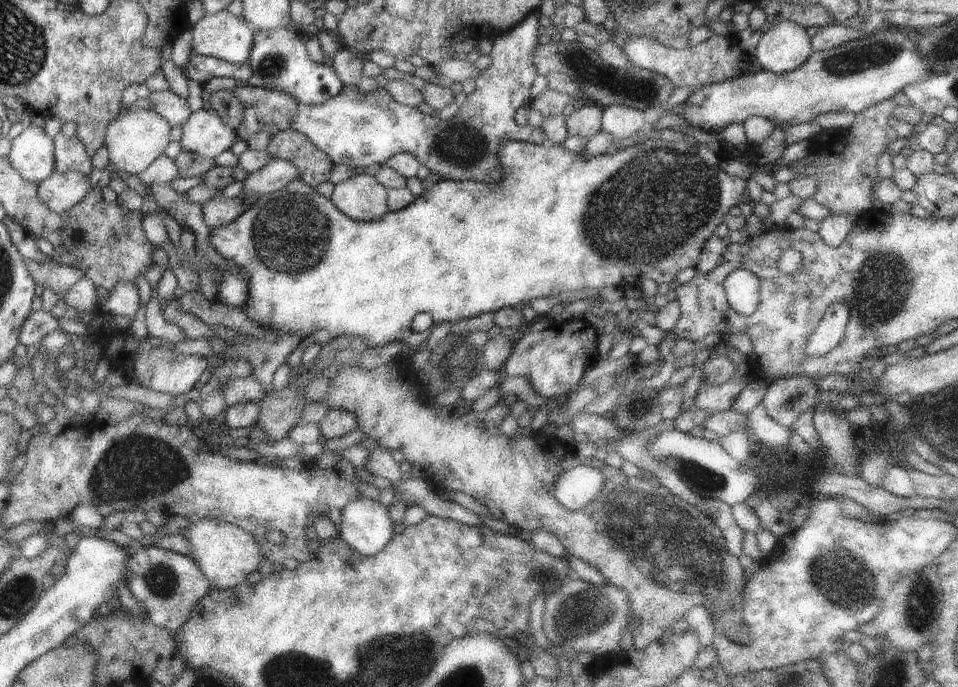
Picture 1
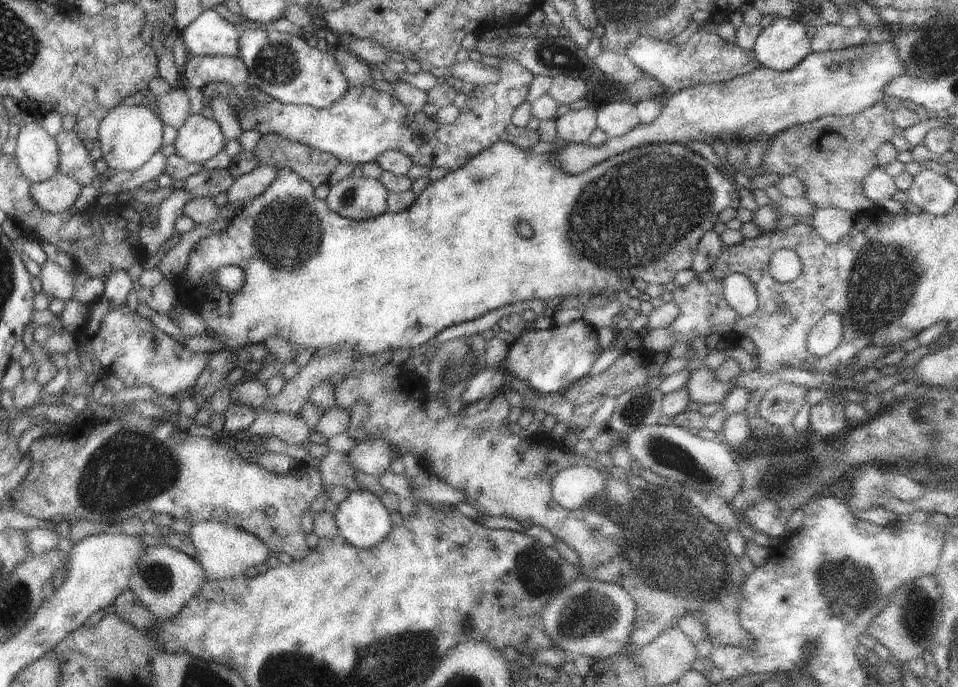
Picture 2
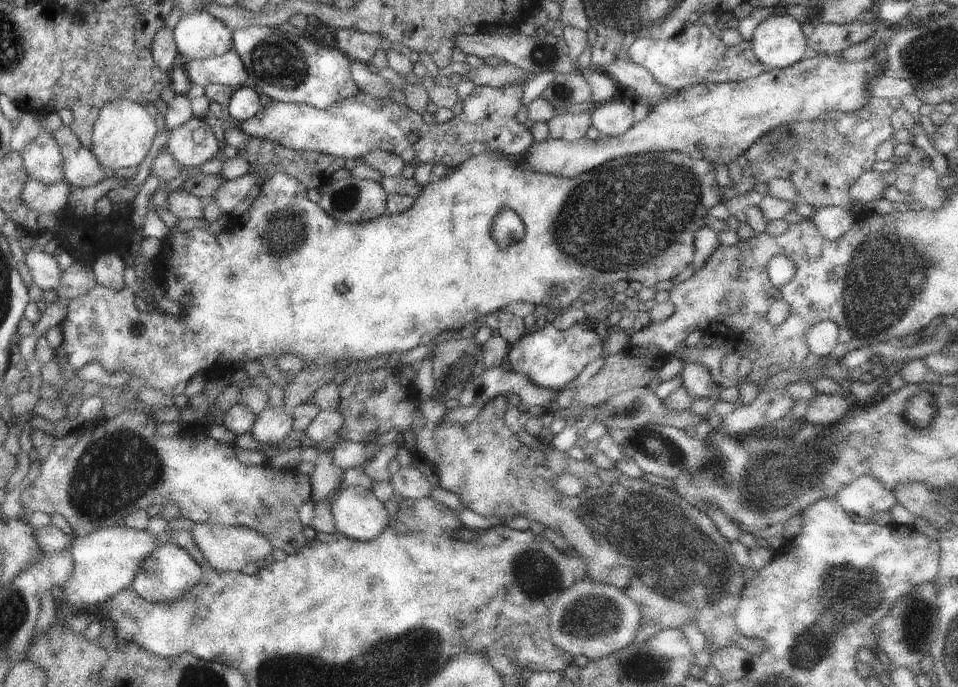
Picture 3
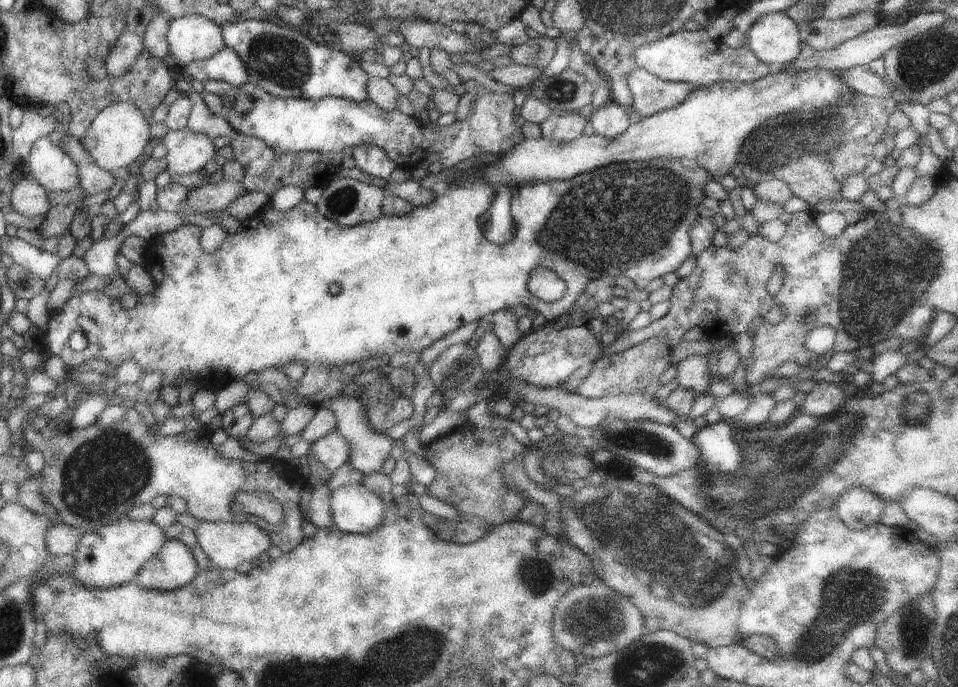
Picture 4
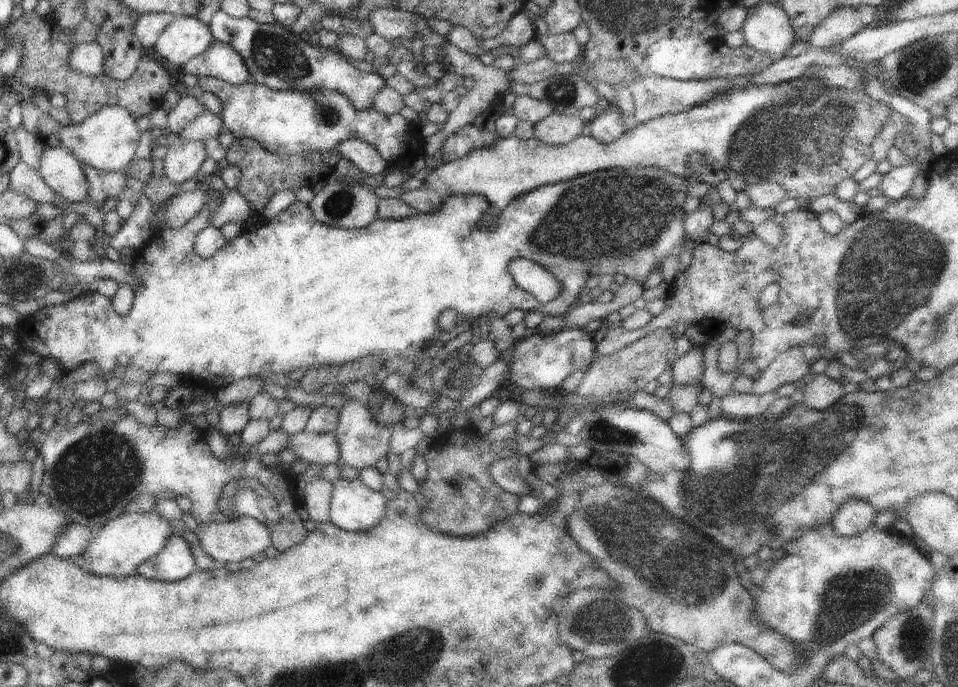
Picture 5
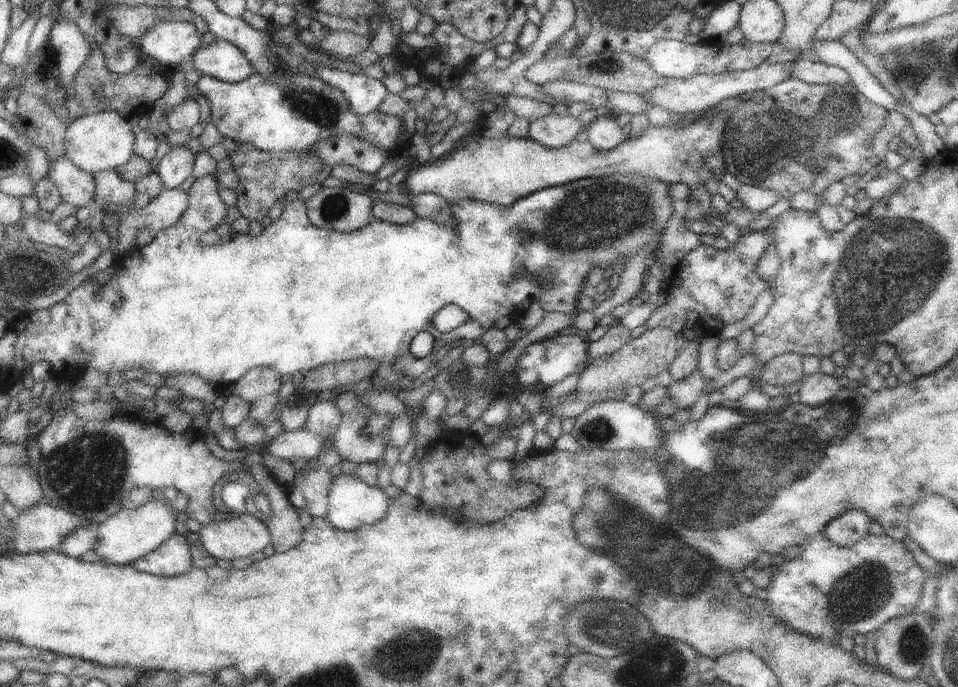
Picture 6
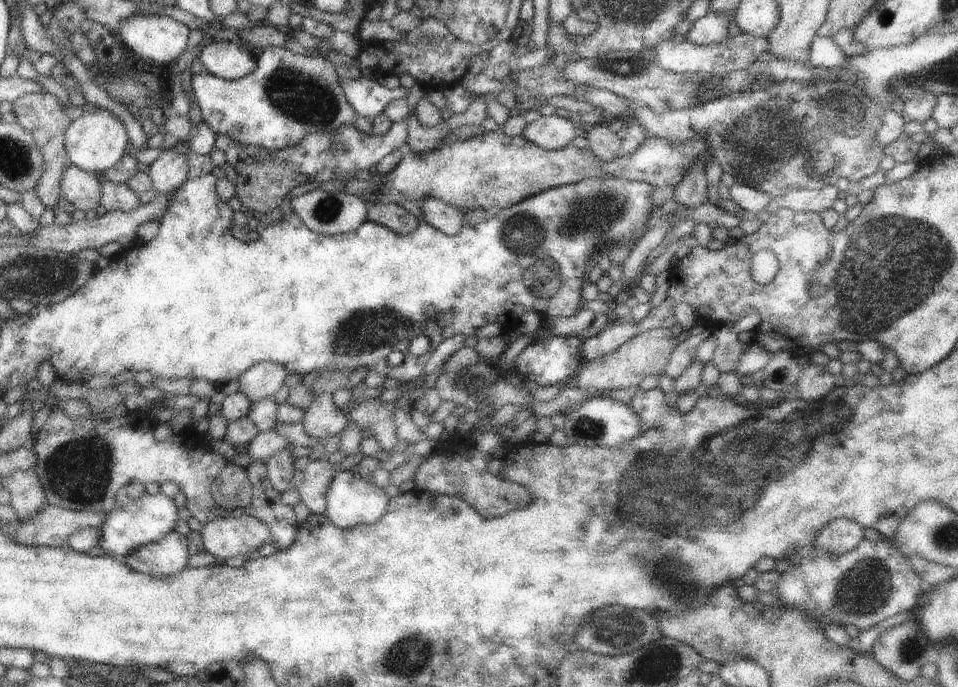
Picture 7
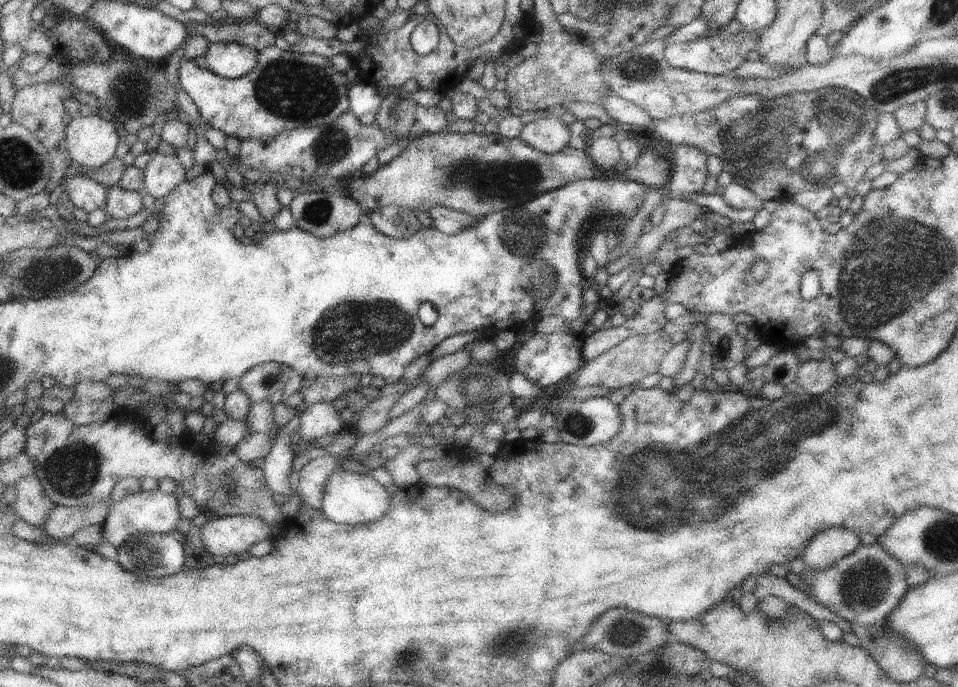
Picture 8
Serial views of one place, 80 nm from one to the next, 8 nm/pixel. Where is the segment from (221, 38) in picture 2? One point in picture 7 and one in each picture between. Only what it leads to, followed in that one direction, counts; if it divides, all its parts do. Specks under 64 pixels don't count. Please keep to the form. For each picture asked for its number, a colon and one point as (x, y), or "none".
3: (200, 35)
4: (194, 37)
5: (184, 38)
6: (172, 42)
7: (154, 36)

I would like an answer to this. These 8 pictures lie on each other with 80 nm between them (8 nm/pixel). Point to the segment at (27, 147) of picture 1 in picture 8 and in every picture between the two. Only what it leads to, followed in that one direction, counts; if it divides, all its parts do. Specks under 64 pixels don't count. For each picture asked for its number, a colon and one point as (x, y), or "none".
2: (37, 153)
3: (43, 159)
4: (52, 168)
5: (60, 169)
6: (75, 186)
7: (82, 188)
8: (85, 194)

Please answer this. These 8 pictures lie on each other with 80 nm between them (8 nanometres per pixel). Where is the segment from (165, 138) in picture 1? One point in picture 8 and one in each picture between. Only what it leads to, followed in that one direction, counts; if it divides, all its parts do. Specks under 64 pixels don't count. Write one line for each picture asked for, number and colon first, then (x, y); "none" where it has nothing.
2: (130, 134)
3: (124, 135)
4: (117, 137)
5: (110, 140)
6: (103, 141)
7: (96, 141)
8: (91, 141)

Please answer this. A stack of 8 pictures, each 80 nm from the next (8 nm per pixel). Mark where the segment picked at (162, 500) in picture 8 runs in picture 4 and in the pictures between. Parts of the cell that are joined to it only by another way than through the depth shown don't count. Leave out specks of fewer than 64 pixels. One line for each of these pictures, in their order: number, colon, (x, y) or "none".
4: (112, 555)
5: (117, 549)
6: (127, 535)
7: (149, 518)

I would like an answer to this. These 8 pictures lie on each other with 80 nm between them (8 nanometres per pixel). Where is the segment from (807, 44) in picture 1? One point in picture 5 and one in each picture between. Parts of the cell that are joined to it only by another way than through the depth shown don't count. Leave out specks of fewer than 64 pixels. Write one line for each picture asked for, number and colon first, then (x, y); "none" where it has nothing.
2: (785, 42)
3: (778, 41)
4: (775, 37)
5: (768, 29)

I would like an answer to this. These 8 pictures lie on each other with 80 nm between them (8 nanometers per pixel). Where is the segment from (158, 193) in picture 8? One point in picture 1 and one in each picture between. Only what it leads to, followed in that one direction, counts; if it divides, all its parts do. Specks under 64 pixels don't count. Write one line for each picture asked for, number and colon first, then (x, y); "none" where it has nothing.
1: (204, 134)
2: (198, 139)
3: (192, 144)
4: (187, 152)
5: (183, 159)
6: (176, 165)
7: (167, 172)

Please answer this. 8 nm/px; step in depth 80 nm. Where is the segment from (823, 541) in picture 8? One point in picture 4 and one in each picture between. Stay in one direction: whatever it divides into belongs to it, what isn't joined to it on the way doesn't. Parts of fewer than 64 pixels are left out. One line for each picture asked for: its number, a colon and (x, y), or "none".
4: (858, 512)
5: (854, 517)
6: (846, 530)
7: (840, 536)

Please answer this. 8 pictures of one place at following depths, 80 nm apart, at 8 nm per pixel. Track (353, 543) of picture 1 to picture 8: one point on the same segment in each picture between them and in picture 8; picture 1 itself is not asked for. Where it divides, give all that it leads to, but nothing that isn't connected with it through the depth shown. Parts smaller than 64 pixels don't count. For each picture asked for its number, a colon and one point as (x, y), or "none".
2: (362, 520)
3: (358, 514)
4: (356, 510)
5: (354, 507)
6: (352, 504)
7: (351, 500)
8: (350, 498)

